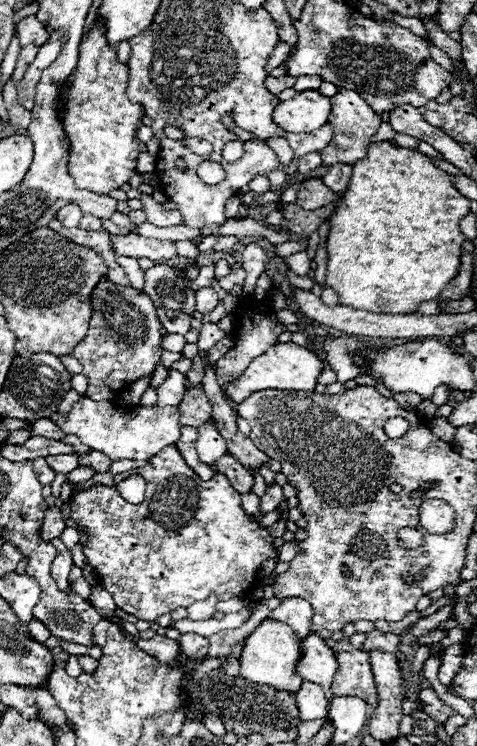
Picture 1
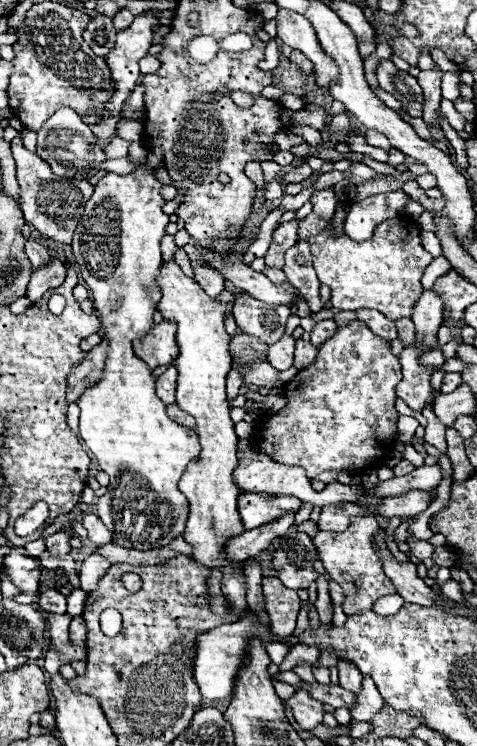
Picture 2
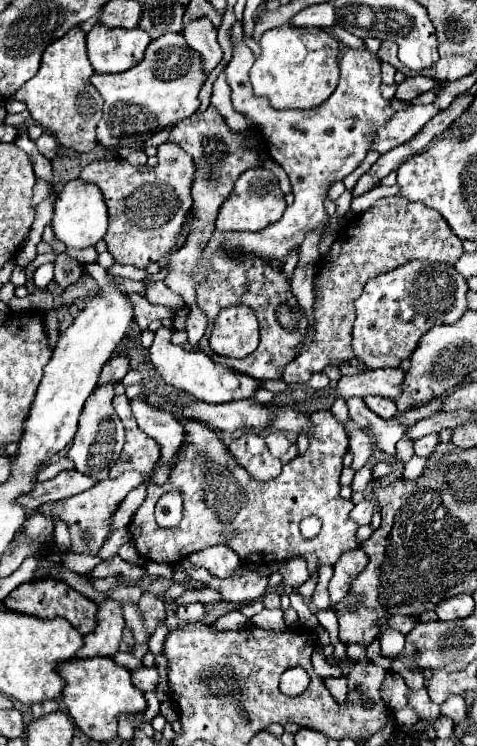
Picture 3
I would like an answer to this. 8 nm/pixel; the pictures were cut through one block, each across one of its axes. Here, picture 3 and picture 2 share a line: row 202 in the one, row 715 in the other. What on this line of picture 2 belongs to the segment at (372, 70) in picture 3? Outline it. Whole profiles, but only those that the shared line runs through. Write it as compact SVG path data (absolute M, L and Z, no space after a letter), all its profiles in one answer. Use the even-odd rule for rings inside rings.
M296 690L296 694L286 702L292 708L294 720L300 726L300 730L314 730L318 724L322 724L324 704L306 696L304 690Z

